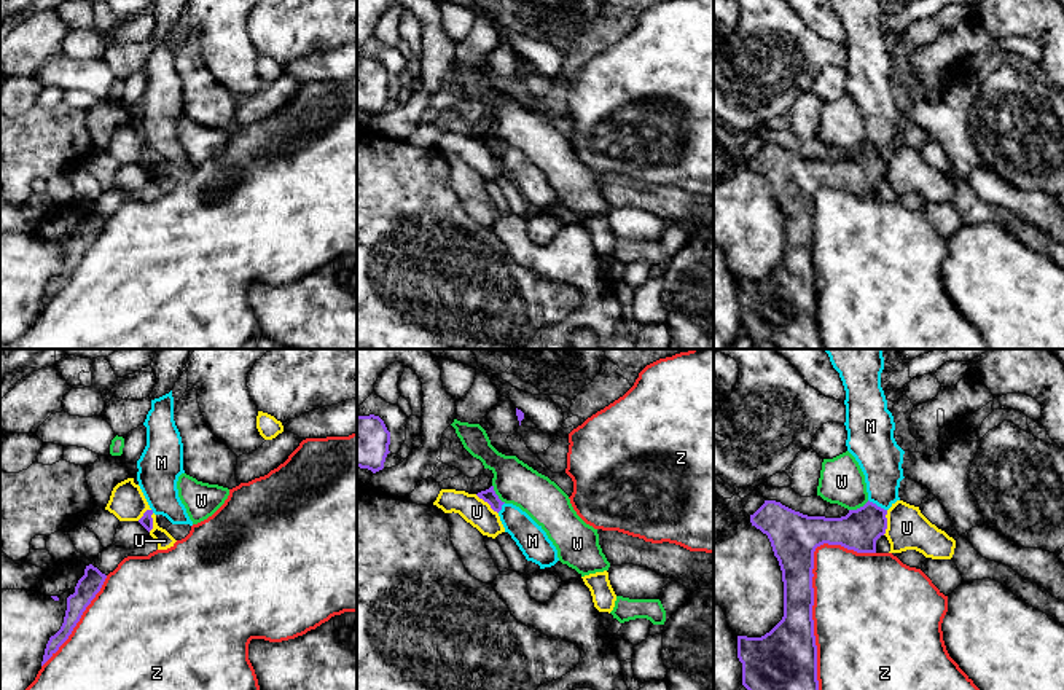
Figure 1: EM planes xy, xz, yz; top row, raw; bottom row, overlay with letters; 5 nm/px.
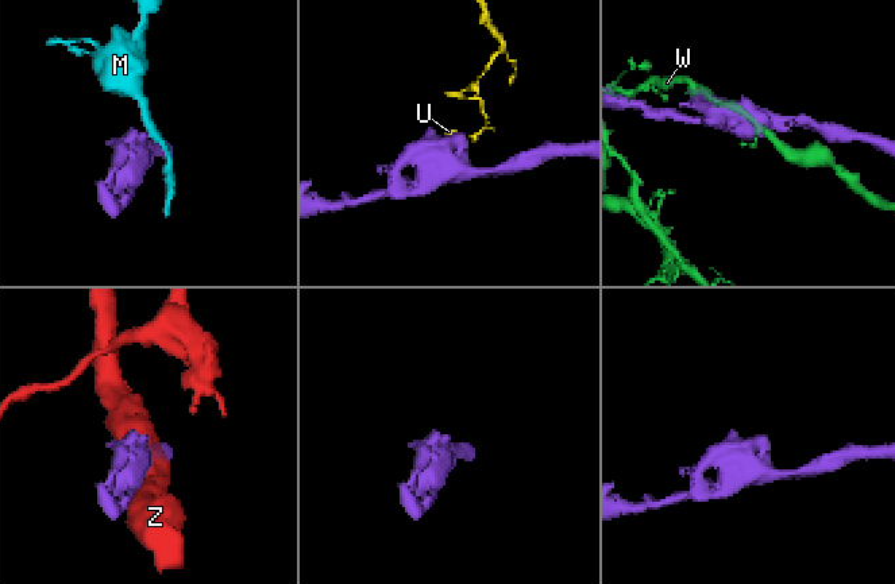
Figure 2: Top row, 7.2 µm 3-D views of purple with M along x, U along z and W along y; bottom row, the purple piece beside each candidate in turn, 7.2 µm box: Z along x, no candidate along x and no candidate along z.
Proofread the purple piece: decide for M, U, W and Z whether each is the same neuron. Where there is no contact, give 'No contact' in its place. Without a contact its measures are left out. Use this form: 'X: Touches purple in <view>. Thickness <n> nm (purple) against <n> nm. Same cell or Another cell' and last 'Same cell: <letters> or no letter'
M: Touches purple in yz. Thickness 200 nm (purple) against 220 nm. Another cell
U: Touches purple in yz. Thickness 200 nm (purple) against 200 nm. Another cell
W: Touches purple in xz. Thickness 70 nm (purple) against 220 nm. Another cell
Z: Touches purple in yz. Thickness 340 nm (purple) against 500 nm. Another cell
Same cell: no letter

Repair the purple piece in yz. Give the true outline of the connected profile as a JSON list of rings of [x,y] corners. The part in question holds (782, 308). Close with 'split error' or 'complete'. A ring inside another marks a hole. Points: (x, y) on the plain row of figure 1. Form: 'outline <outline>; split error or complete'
outline [[[765,143],[750,158],[750,166],[768,178],[779,204],[784,225],[784,260],[761,280],[737,279],[737,301],[742,306],[742,328],[755,341],[771,341],[776,349],[823,349],[817,323],[817,288],[814,279],[812,212],[817,190],[841,188],[857,196],[876,196],[876,183],[886,177],[887,153],[866,145],[841,161],[808,159],[780,145]]]; complete

